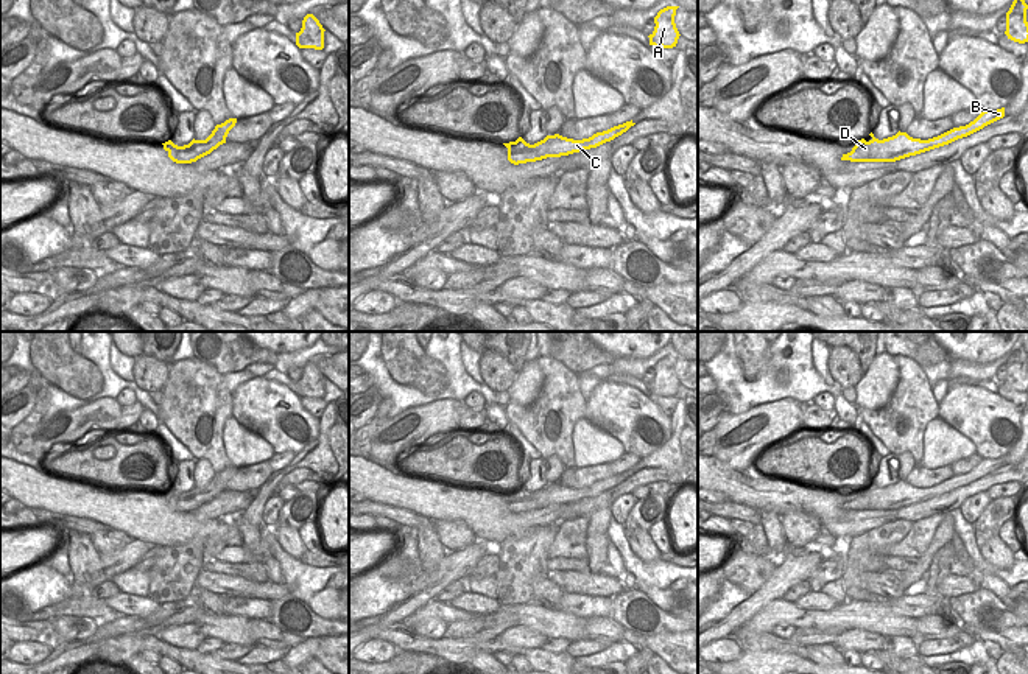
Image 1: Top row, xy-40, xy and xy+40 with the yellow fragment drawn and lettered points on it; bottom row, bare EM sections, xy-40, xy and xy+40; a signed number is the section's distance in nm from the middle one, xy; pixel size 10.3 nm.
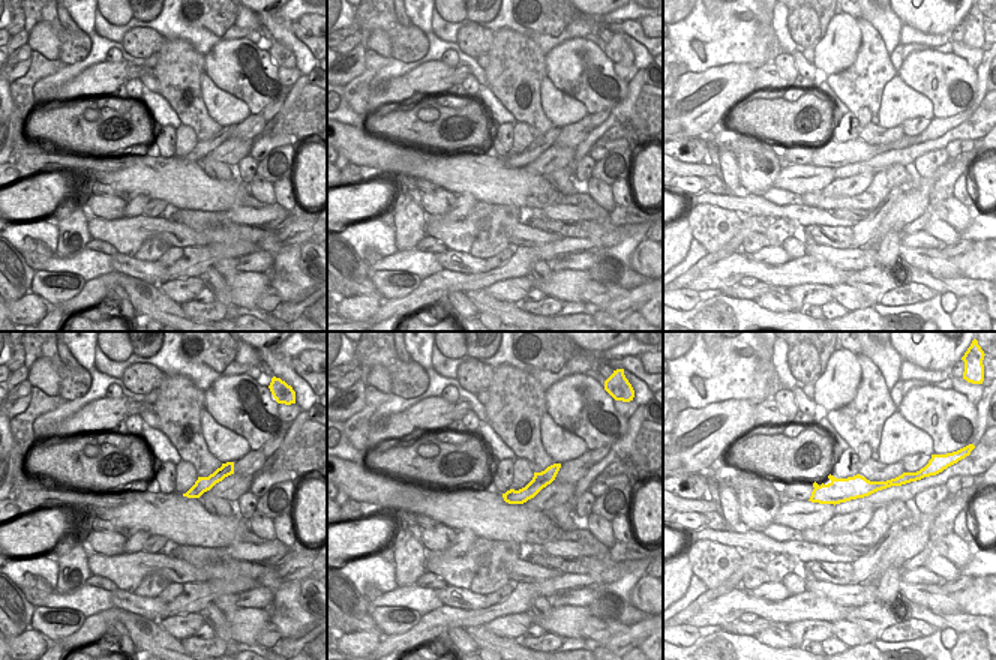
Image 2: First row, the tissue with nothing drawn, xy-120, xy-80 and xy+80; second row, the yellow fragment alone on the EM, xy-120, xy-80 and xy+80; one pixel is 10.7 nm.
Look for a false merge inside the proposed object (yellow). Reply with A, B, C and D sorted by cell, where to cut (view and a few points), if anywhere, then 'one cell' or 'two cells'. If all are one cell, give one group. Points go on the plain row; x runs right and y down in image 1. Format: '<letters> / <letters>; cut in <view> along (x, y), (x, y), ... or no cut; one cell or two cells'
A / B C D; cut in xy along (539, 503), (522, 498), (508, 506); two cells

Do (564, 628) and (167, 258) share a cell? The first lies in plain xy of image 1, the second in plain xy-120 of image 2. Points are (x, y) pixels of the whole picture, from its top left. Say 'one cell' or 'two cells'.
two cells

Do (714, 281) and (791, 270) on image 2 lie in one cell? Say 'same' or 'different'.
same

